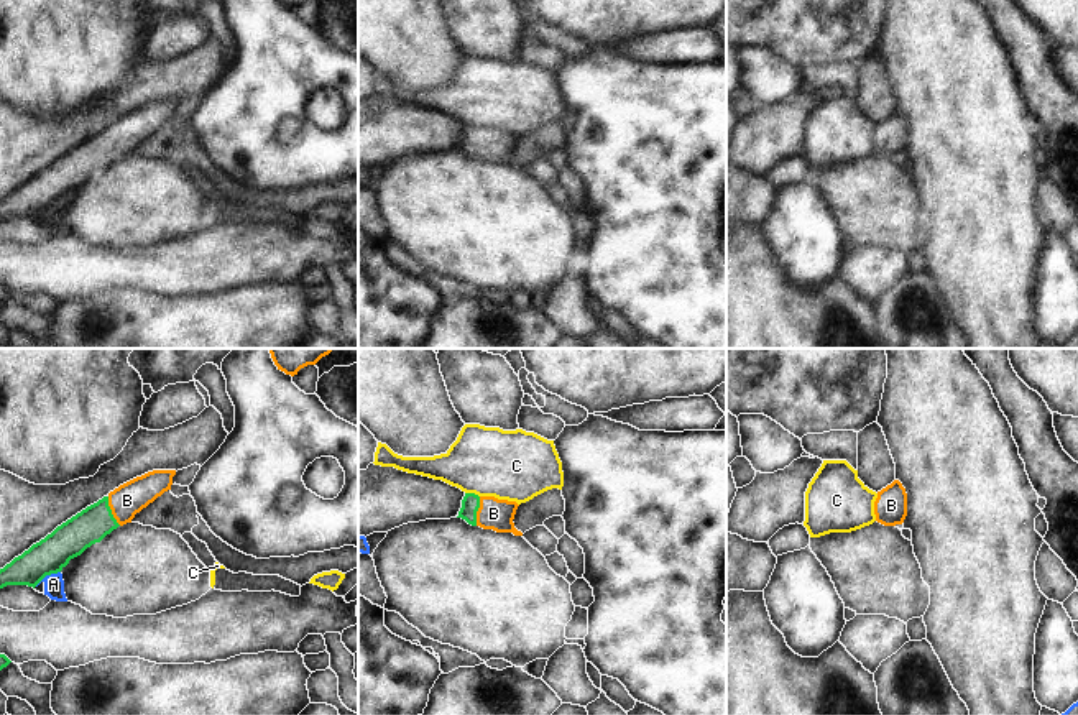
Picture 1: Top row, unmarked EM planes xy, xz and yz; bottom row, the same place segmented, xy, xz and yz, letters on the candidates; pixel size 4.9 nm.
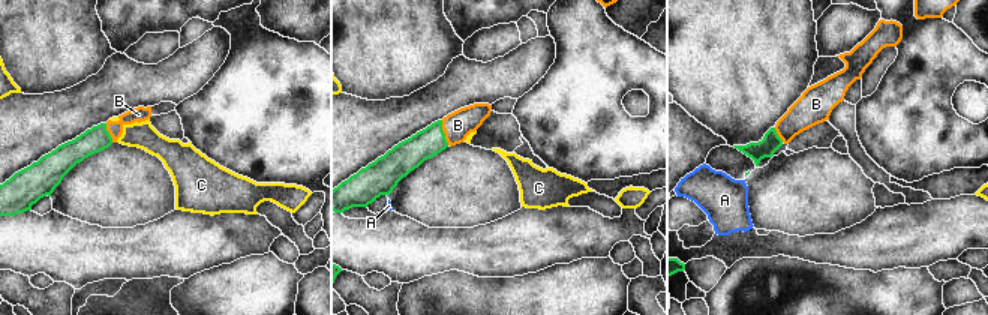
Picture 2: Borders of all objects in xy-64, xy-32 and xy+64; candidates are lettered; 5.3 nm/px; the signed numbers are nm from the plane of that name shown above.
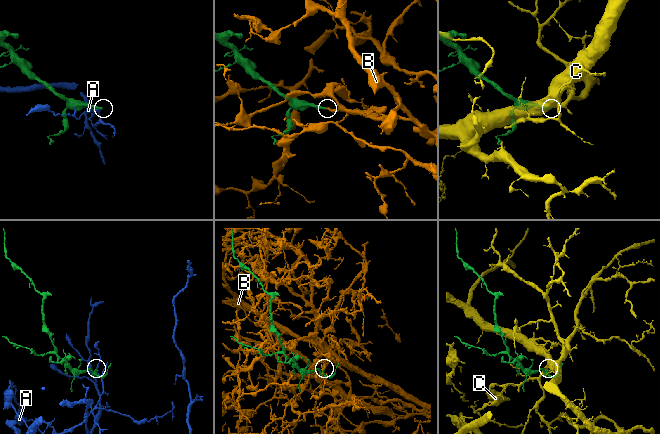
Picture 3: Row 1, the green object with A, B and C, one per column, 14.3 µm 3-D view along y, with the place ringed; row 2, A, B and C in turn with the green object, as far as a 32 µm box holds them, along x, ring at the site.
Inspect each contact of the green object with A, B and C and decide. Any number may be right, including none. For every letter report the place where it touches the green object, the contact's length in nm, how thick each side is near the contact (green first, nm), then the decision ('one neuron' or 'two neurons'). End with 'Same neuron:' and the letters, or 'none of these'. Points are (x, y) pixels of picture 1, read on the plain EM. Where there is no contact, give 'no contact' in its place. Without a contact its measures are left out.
A: xy (46, 206) | 150 nm | 170/100 nm | two neurons
B: xy (110, 143) | 160 nm | 170/160 nm | one neuron
C: xz (472, 125) | 80 nm | 90/340 nm | two neurons
Same neuron: B

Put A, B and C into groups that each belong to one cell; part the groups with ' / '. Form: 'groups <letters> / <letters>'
groups A / B / C

